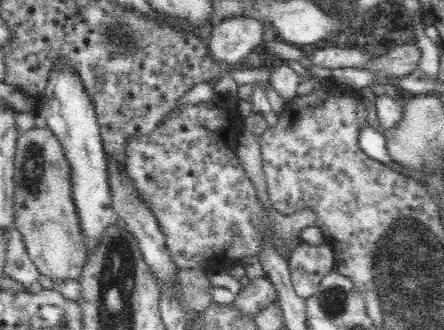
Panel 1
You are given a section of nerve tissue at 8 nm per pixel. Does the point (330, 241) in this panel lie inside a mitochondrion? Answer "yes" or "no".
no

